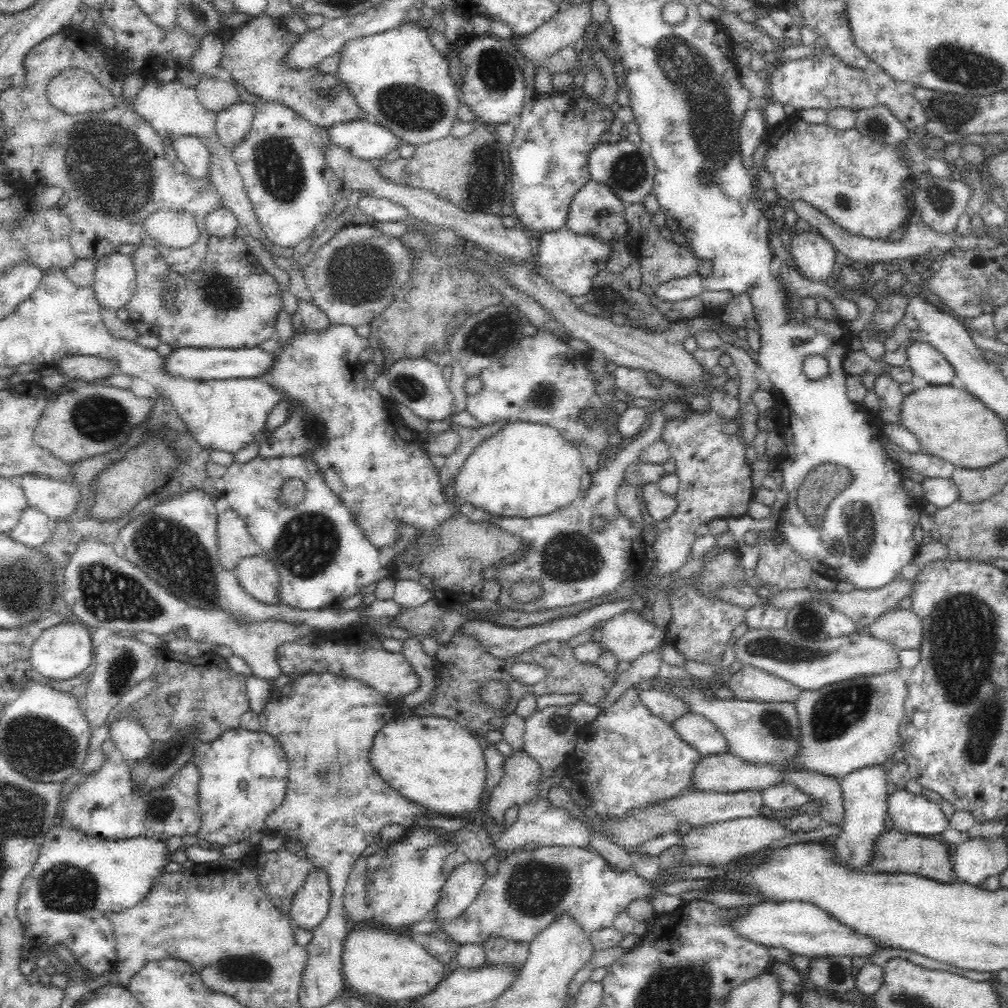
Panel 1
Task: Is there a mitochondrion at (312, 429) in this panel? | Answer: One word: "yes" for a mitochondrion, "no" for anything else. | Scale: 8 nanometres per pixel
yes

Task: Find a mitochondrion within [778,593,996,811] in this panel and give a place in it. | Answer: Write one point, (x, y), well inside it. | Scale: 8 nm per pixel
(837, 711)

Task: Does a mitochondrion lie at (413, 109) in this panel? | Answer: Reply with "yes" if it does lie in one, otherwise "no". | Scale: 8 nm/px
yes

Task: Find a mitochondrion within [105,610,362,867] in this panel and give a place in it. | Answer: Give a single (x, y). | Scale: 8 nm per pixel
(158, 807)

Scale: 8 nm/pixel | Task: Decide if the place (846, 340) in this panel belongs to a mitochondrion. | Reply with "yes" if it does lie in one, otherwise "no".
no

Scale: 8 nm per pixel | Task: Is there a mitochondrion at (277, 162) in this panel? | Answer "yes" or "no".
yes

